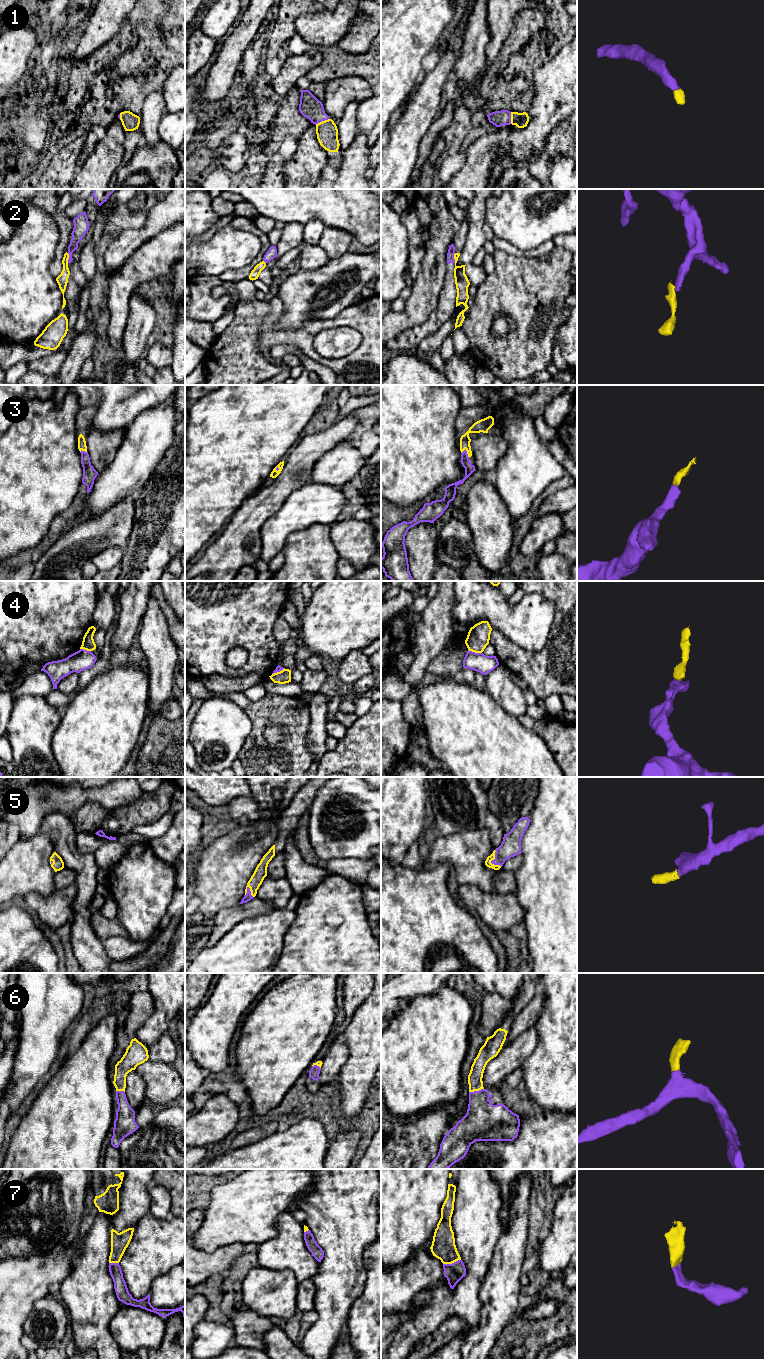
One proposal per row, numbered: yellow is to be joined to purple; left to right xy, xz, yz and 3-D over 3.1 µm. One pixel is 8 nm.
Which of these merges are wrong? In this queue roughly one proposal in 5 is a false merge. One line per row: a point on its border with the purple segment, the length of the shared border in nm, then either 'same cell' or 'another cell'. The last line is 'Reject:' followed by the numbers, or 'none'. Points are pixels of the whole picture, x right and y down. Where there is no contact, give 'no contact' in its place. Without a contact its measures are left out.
1: contact xz (321, 121); length 120 nm; same cell
2: contact xy (69, 258); length 80 nm; another cell
3: contact yz (466, 453); length 80 nm; same cell
4: contact yz (474, 652); length 120 nm; same cell
5: contact yz (491, 861); length 150 nm; same cell
6: contact yz (476, 1091); length 120 nm; same cell
7: contact yz (452, 1263); length 150 nm; same cell
Reject: 2

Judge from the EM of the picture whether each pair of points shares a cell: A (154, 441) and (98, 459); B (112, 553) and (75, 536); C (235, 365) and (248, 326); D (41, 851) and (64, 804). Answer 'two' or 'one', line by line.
A: two
B: two
C: one
D: two

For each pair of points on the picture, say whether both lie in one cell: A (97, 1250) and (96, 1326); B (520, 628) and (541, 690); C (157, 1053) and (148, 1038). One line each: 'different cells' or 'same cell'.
A: same cell
B: different cells
C: different cells

